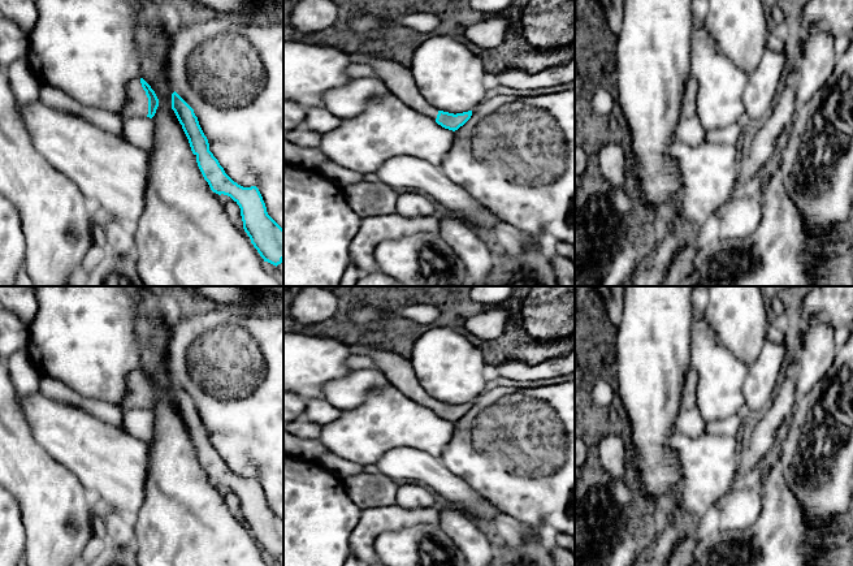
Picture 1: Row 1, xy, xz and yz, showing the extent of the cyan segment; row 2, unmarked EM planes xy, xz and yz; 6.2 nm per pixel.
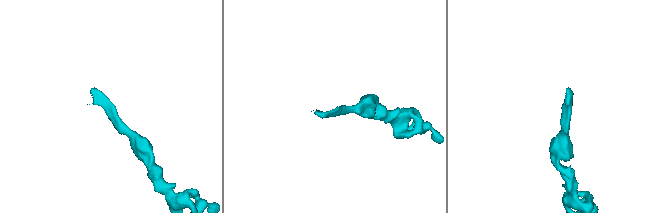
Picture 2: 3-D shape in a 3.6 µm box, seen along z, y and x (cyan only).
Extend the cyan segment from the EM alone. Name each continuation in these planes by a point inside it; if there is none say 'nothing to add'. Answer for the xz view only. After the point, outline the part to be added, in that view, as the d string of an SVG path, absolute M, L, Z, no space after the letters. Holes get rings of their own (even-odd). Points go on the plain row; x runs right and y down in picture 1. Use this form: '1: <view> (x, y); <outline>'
1: xz (398, 370); M351 345L351 350L356 355L371 357L389 383L403 396L436 412L438 401L429 396L419 383L410 358L367 345Z

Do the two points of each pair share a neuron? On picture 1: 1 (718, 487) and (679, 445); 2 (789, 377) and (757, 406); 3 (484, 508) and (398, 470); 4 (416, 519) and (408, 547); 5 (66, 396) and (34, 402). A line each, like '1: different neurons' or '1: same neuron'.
1: same neuron
2: different neurons
3: same neuron
4: different neurons
5: different neurons

